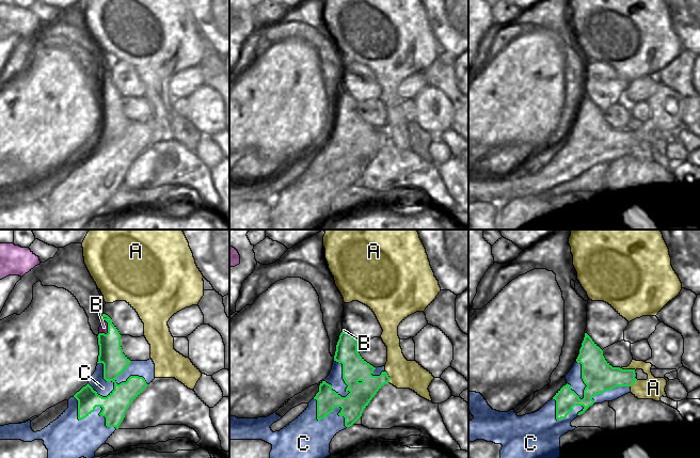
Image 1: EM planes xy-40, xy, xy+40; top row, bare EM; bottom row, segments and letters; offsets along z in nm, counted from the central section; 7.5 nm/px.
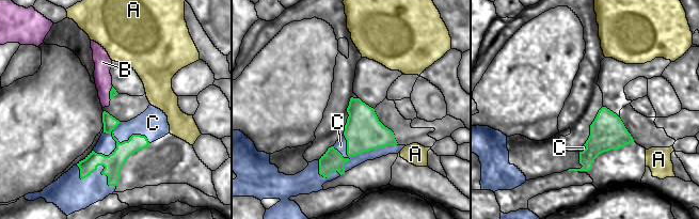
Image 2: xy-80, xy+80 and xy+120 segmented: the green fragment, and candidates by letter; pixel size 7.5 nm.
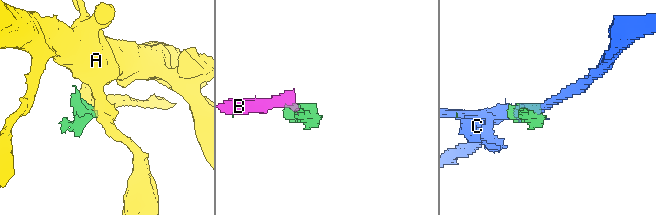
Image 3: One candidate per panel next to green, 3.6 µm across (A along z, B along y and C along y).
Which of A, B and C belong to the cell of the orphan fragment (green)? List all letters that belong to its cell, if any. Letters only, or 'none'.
B

